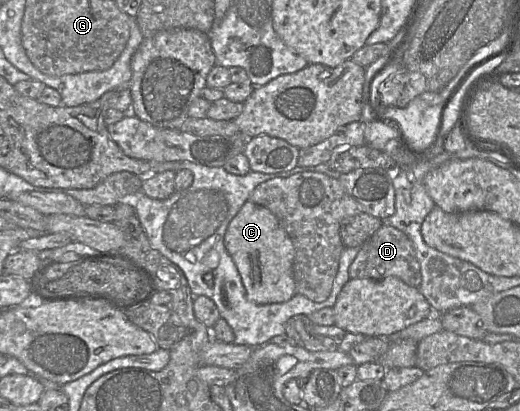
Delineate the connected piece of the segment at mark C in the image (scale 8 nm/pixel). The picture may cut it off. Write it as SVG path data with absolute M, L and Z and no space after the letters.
M247 200L230 221L224 245L238 268L250 301L261 305L282 303L296 294L293 276L295 248L279 220L269 209Z

